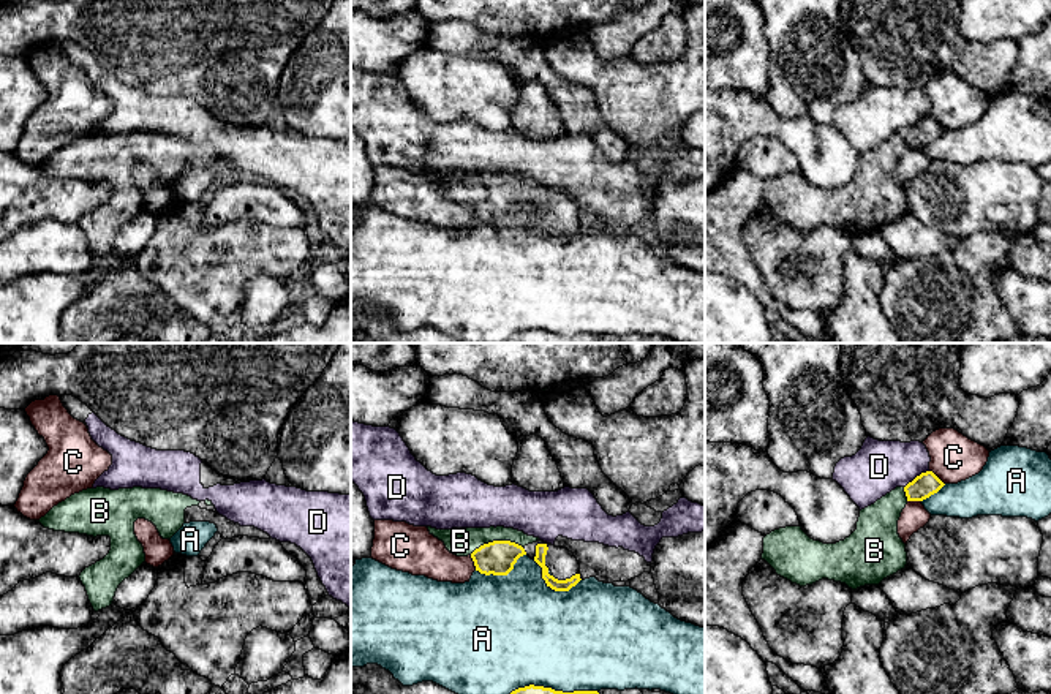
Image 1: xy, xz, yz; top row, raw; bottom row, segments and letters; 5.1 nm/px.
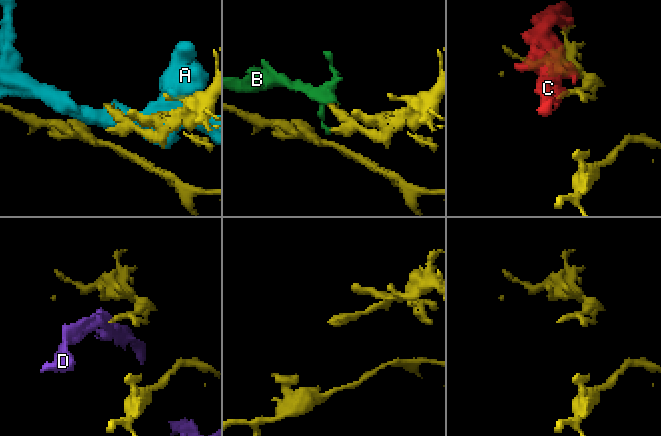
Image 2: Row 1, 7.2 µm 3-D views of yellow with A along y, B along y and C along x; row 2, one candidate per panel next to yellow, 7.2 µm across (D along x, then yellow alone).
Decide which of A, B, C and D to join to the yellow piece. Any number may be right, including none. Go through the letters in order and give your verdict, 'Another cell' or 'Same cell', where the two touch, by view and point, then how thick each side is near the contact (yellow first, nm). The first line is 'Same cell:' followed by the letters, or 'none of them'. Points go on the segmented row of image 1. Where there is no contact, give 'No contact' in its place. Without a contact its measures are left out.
Same cell: B
A: Another cell. Touches yellow at xz (552, 588). Thickness 60 nm (yellow) against 500 nm
B: Same cell. Touches yellow at xz (495, 541). Thickness 170 nm (yellow) against 140 nm
C: Another cell. Touches yellow at xz (474, 563). Thickness 170 nm (yellow) against 200 nm
D: Another cell. Touches yellow at yz (917, 476). Thickness 120 nm (yellow) against 280 nm

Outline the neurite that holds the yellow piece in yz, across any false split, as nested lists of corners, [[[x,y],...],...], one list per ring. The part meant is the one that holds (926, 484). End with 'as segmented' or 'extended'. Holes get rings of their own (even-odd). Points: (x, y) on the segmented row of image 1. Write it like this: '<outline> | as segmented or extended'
[[[932,473],[917,476],[860,511],[857,530],[836,544],[811,539],[801,526],[785,526],[763,537],[765,560],[778,575],[800,587],[822,579],[857,590],[879,585],[907,564],[898,520],[909,501],[923,501],[945,484]]] | extended

